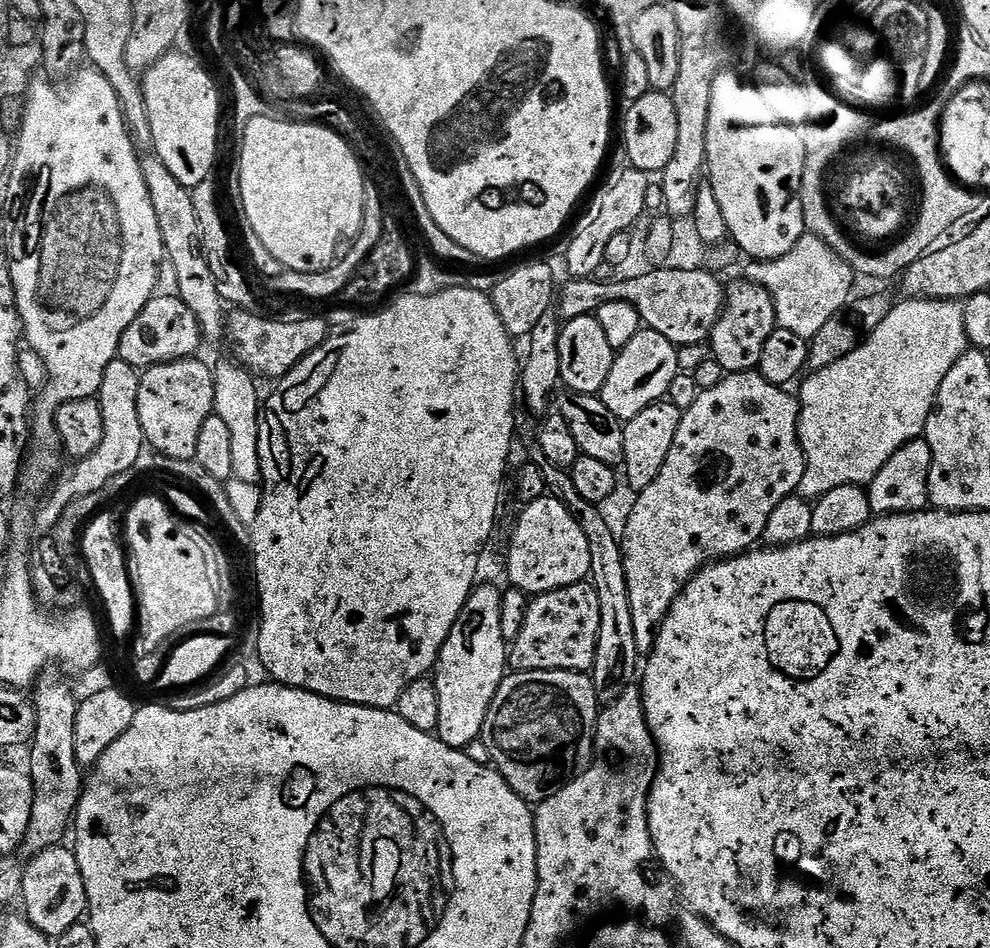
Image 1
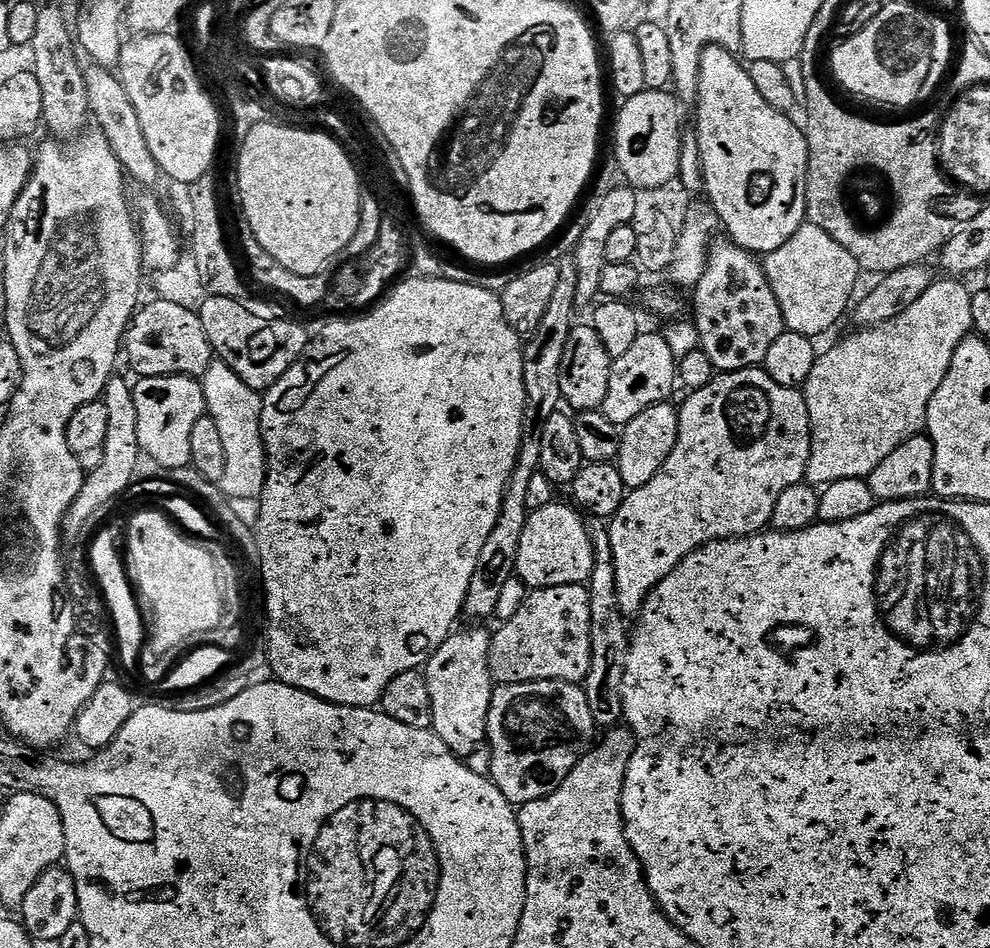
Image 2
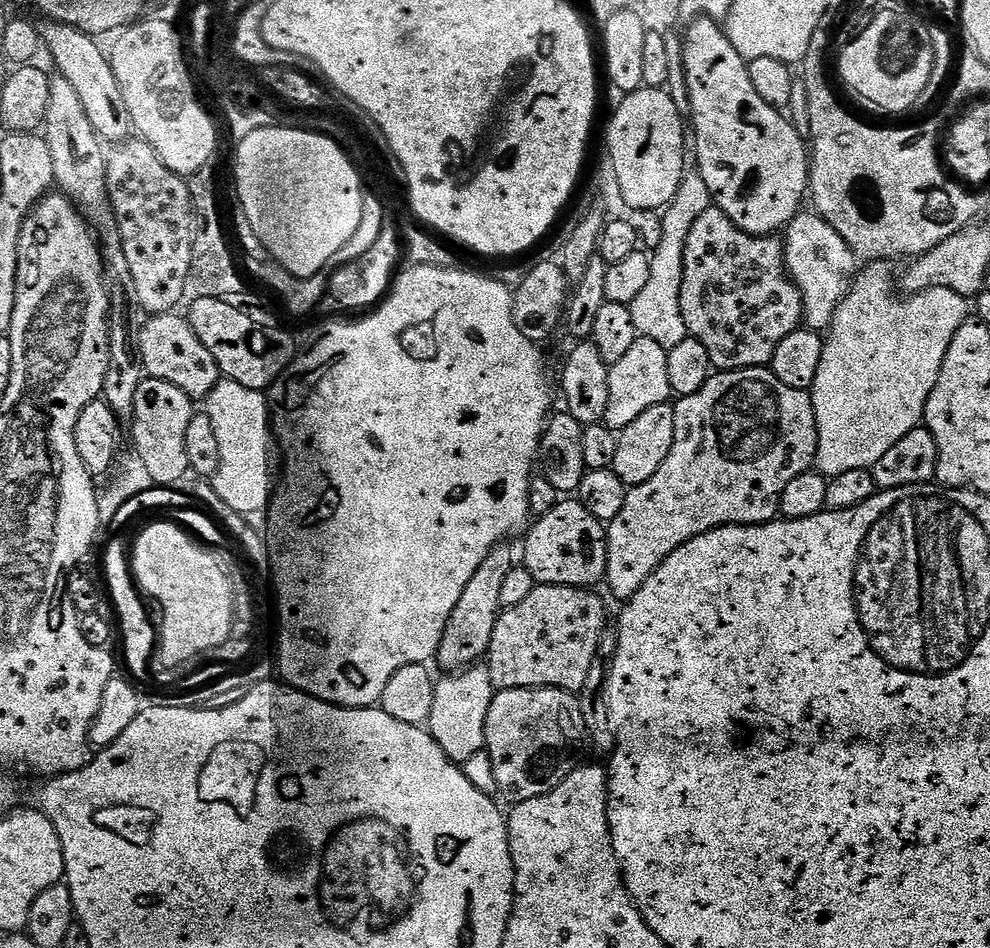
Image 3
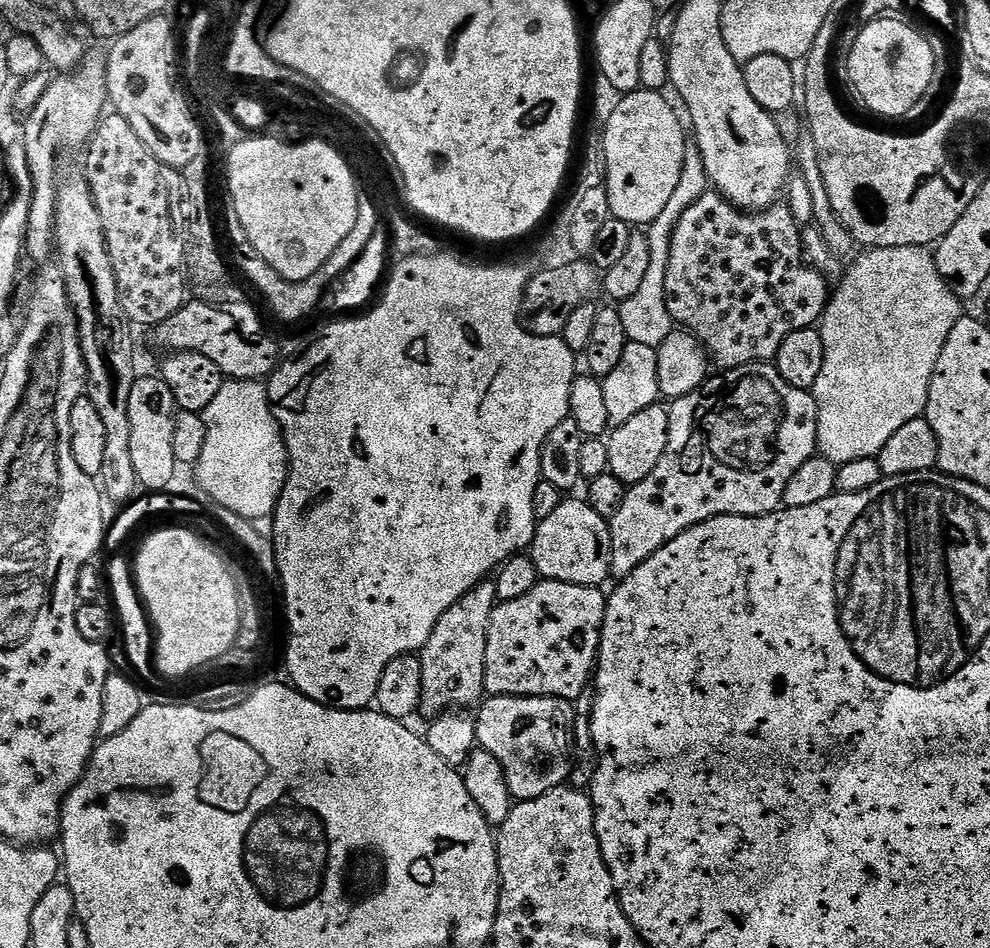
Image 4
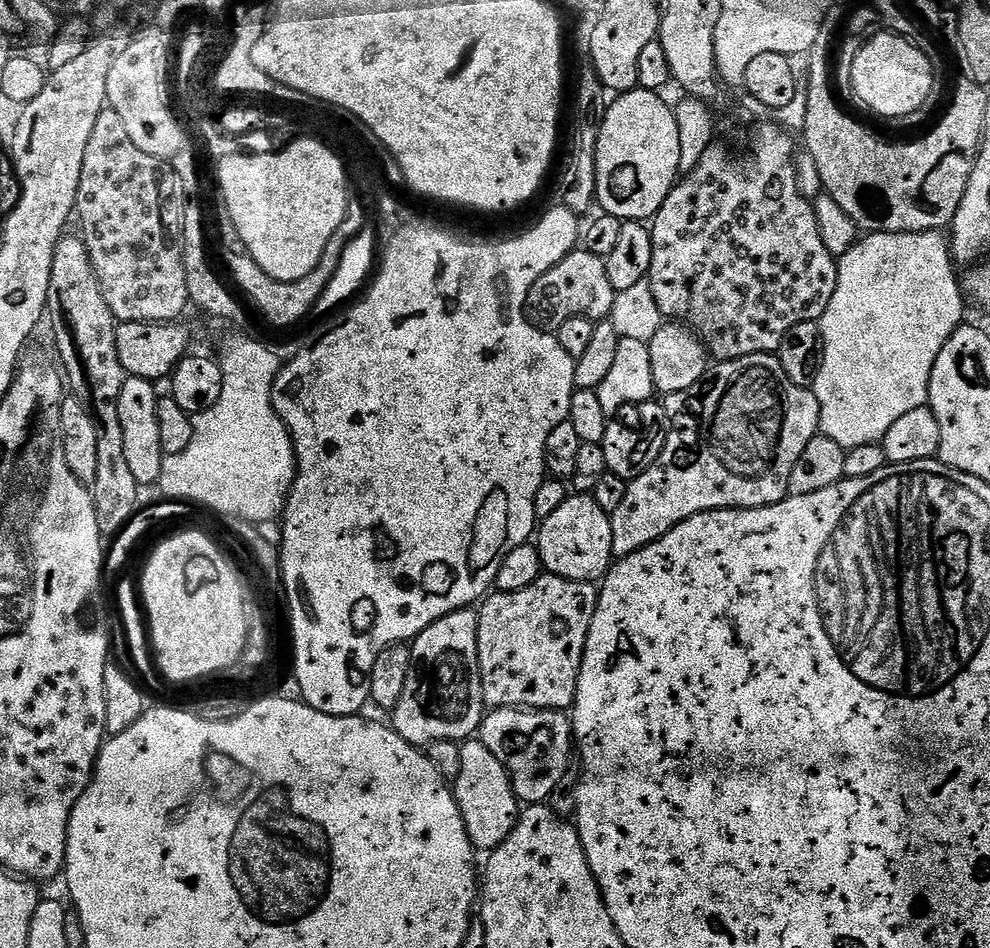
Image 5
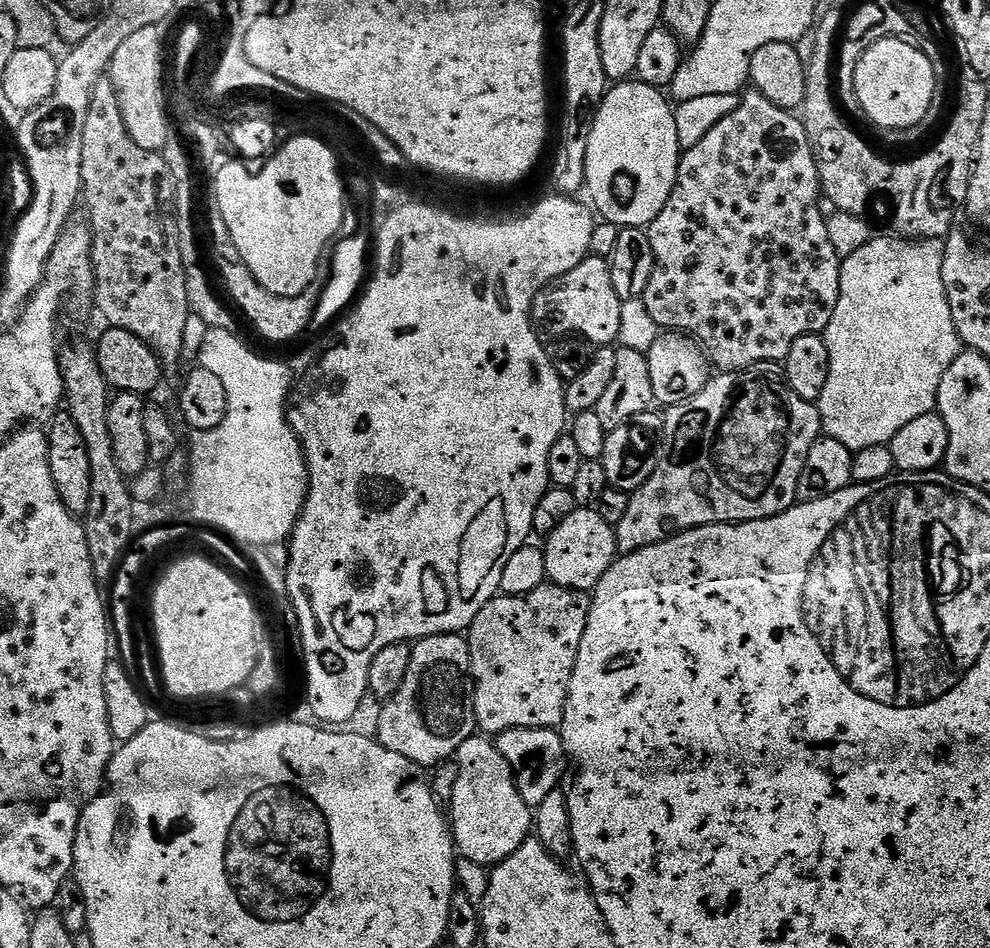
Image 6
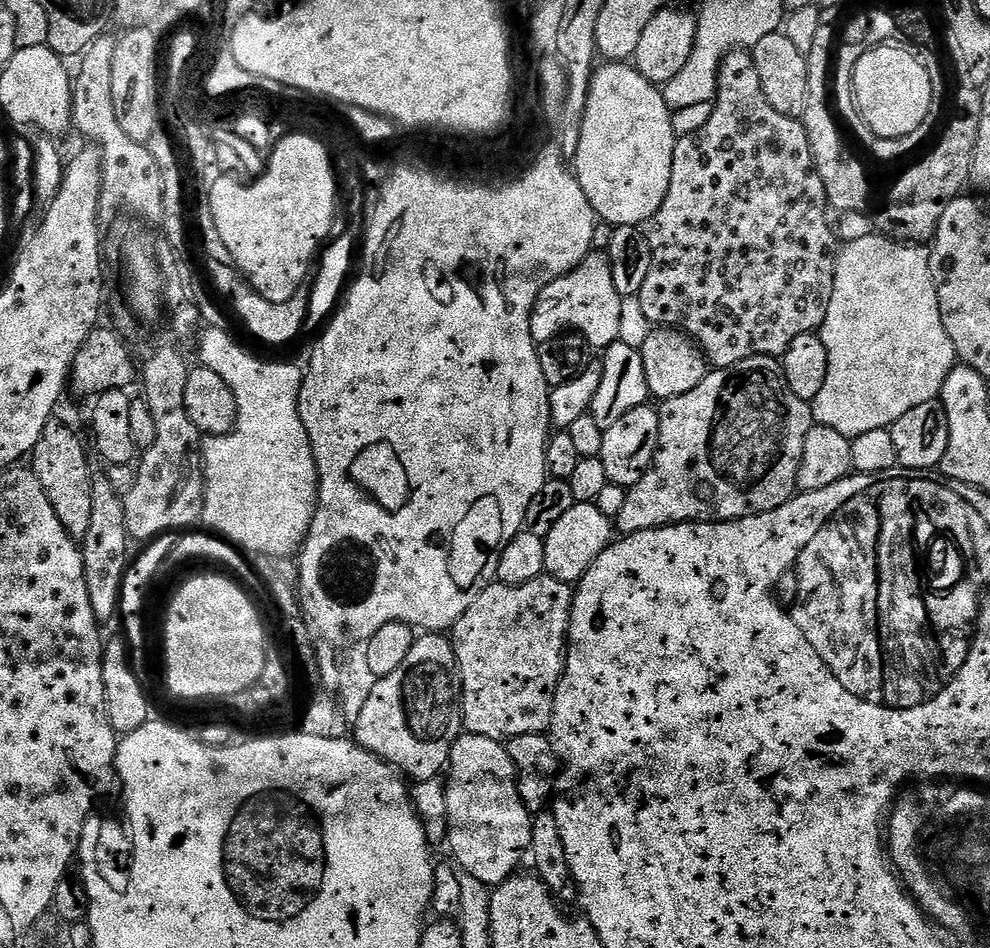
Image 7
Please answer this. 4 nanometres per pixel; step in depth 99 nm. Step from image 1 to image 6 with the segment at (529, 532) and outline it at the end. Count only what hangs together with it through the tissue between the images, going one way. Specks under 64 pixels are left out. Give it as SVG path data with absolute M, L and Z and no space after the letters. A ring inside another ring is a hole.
M577 506L543 541L546 558L546 574L551 583L573 588L579 592L591 593L602 582L602 574L618 559L616 550L616 530L602 518L602 514L592 506Z

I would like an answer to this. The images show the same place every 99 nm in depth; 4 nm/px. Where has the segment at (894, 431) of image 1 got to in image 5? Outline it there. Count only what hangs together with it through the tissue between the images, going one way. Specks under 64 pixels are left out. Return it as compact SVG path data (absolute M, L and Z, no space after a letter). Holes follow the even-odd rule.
M943 231L935 232L874 232L865 235L845 256L838 260L840 273L838 274L838 286L834 290L834 298L826 310L826 314L818 321L820 333L824 336L824 361L822 370L816 379L815 393L820 407L820 432L838 446L846 450L858 446L870 446L880 444L884 436L892 426L904 414L910 414L912 410L918 410L928 404L928 391L930 390L930 378L934 370L934 364L938 362L938 354L942 354L942 348L956 332L961 324L965 323L964 304L966 297L962 291L961 281L958 279L957 269L954 267L954 257L950 251L950 240Z

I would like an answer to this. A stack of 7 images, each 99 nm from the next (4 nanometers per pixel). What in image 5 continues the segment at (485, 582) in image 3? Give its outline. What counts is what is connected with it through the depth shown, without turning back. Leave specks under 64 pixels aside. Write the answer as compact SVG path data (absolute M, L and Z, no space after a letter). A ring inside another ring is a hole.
M463 608L460 612L443 616L411 641L412 655L418 659L415 661L412 677L408 679L403 698L396 708L391 709L390 724L399 736L406 738L416 748L424 750L438 743L464 742L479 733L486 715L478 650L479 626L479 615L472 608Z

